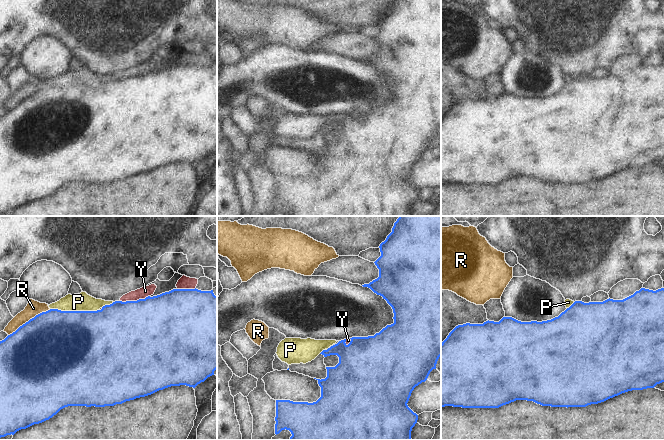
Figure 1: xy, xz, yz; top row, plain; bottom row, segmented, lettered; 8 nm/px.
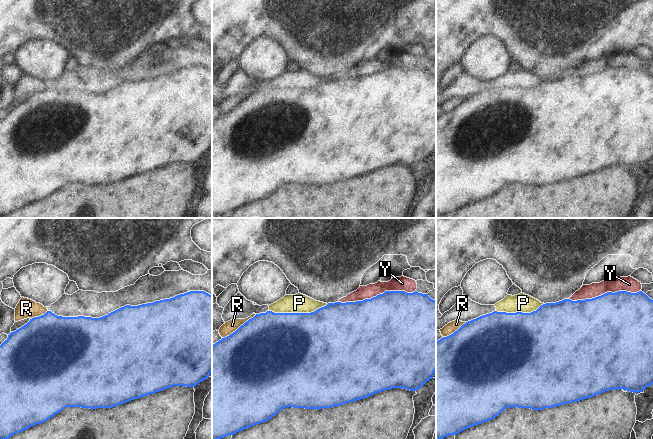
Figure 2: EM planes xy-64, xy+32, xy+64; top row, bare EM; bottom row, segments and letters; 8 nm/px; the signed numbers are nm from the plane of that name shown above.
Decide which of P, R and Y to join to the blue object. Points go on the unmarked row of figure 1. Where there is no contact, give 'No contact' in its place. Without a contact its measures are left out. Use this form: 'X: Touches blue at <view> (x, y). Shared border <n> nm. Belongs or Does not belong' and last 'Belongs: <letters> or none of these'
P: Touches blue at xy (74, 87). Shared border 400 nm. Does not belong
R: Touches blue at xy (30, 95). Shared border 400 nm. Does not belong
Y: Touches blue at xy (134, 77). Shared border 260 nm. Does not belong
Belongs: none of these.

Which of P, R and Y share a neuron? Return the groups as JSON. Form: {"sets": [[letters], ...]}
{"sets": [["P", "Y"], ["R"]]}

